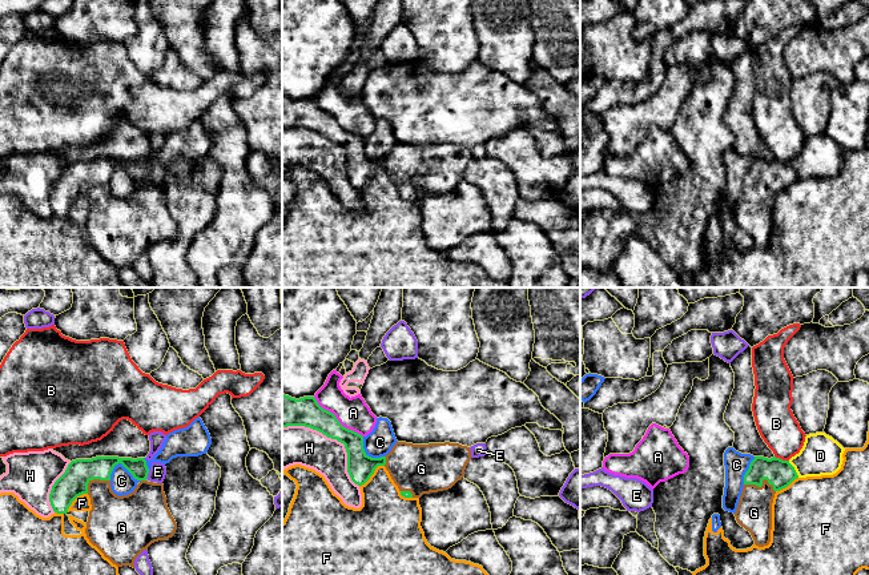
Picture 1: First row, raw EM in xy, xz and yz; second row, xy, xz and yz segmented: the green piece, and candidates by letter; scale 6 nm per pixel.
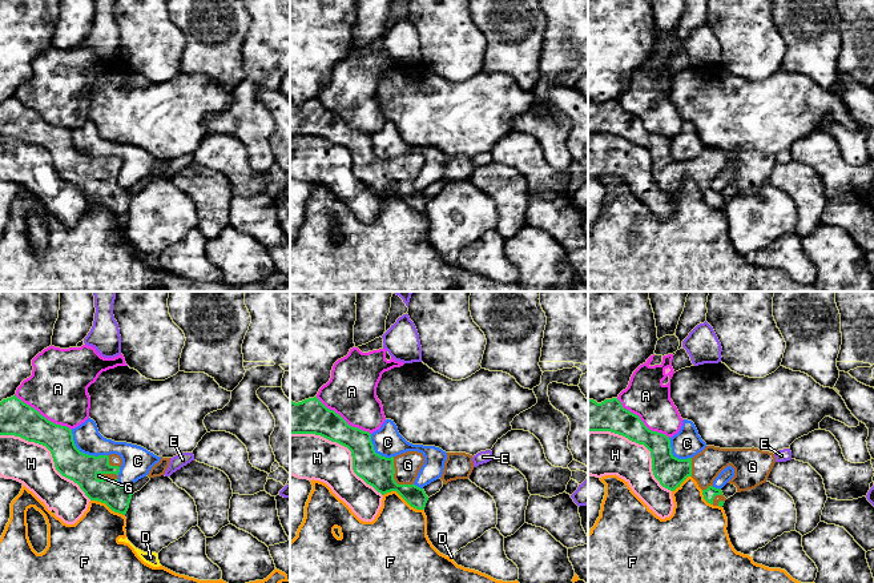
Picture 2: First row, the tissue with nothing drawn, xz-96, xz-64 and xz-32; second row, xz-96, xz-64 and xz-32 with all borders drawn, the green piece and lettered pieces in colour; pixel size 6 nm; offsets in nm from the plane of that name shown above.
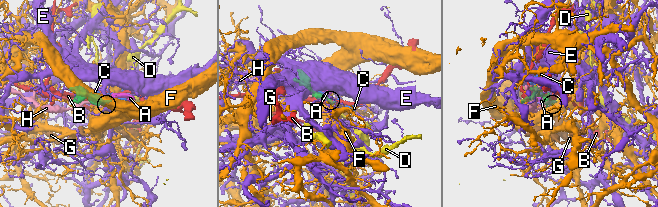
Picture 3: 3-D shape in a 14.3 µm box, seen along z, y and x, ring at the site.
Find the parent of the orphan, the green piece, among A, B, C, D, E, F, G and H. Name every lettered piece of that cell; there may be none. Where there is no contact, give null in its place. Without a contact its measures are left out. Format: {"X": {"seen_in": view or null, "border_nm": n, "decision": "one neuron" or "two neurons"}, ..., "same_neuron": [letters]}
{"A": {"seen_in": "xz", "border_nm": 380, "decision": "two neurons"}, "B": {"seen_in": "yz", "border_nm": 90, "decision": "two neurons"}, "C": {"seen_in": "xy", "border_nm": 200, "decision": "two neurons"}, "D": {"seen_in": "yz", "border_nm": 120, "decision": "two neurons"}, "E": {"seen_in": "xy", "border_nm": 60, "decision": "two neurons"}, "F": {"seen_in": "xz", "border_nm": 200, "decision": "two neurons"}, "G": {"seen_in": "yz", "border_nm": 200, "decision": "one neuron"}, "H": {"seen_in": "xz", "border_nm": 600, "decision": "two neurons"}, "same_neuron": ["G"]}

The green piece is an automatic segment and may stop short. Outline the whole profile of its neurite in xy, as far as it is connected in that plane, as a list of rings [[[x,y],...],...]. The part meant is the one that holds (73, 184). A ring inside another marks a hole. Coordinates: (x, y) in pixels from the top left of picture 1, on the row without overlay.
[[[144,160],[76,161],[52,188],[49,204],[55,214],[67,216],[77,198],[88,196],[92,212],[87,240],[117,269],[134,270],[134,262],[144,252],[154,244],[172,240],[177,232],[164,186],[148,184],[148,176]],[[118,165],[140,184],[130,196],[122,198],[110,189],[110,176]]]

